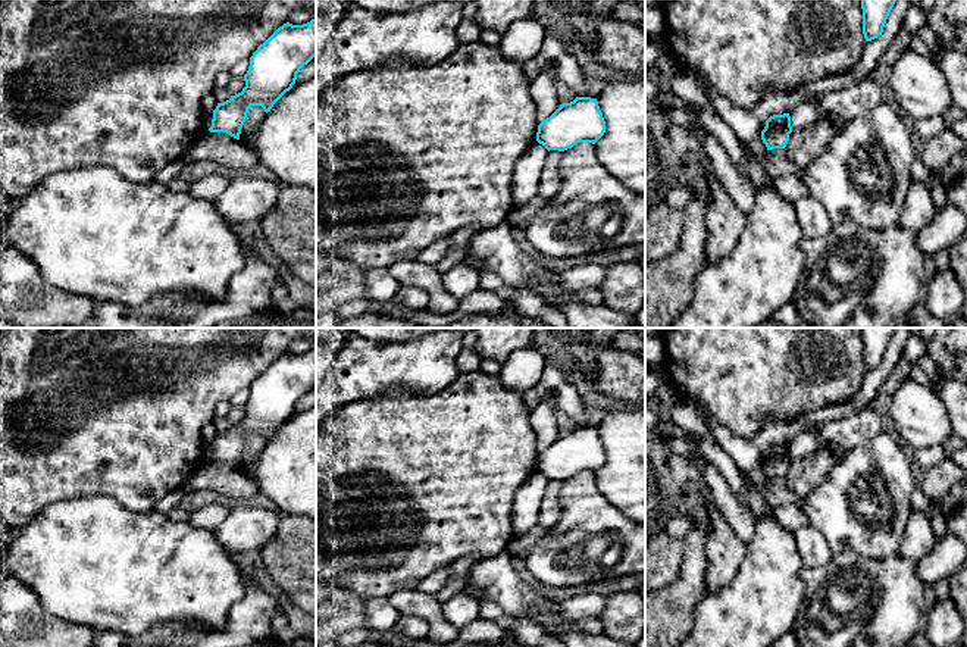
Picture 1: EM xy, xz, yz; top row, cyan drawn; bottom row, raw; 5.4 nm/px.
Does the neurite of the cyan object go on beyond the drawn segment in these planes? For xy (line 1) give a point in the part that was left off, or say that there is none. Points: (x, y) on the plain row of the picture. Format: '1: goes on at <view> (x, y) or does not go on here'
1: does not go on here

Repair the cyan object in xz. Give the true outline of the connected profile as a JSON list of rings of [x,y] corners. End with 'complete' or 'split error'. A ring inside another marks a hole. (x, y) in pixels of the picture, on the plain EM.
[[[576,426],[538,454],[536,471],[548,481],[564,481],[578,472],[595,473],[604,462],[605,450],[597,428]]]; complete

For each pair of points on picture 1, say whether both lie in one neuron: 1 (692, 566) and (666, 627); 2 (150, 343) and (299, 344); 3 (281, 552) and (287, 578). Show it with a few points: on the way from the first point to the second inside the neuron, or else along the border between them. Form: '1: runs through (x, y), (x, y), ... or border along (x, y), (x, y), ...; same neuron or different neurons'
1: runs through (689, 581), (688, 588), (669, 612); same neuron
2: border along (291, 343), (287, 350); different neurons
3: runs through (287, 558), (287, 572); same neuron

